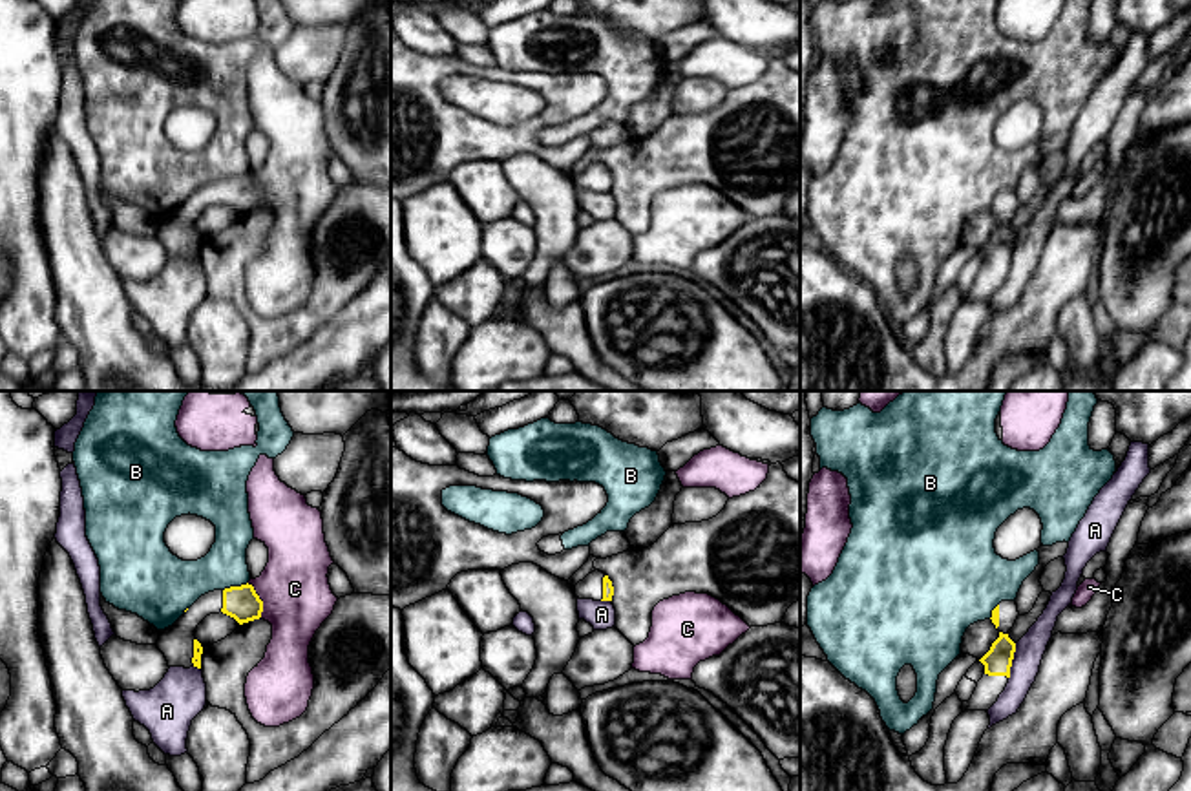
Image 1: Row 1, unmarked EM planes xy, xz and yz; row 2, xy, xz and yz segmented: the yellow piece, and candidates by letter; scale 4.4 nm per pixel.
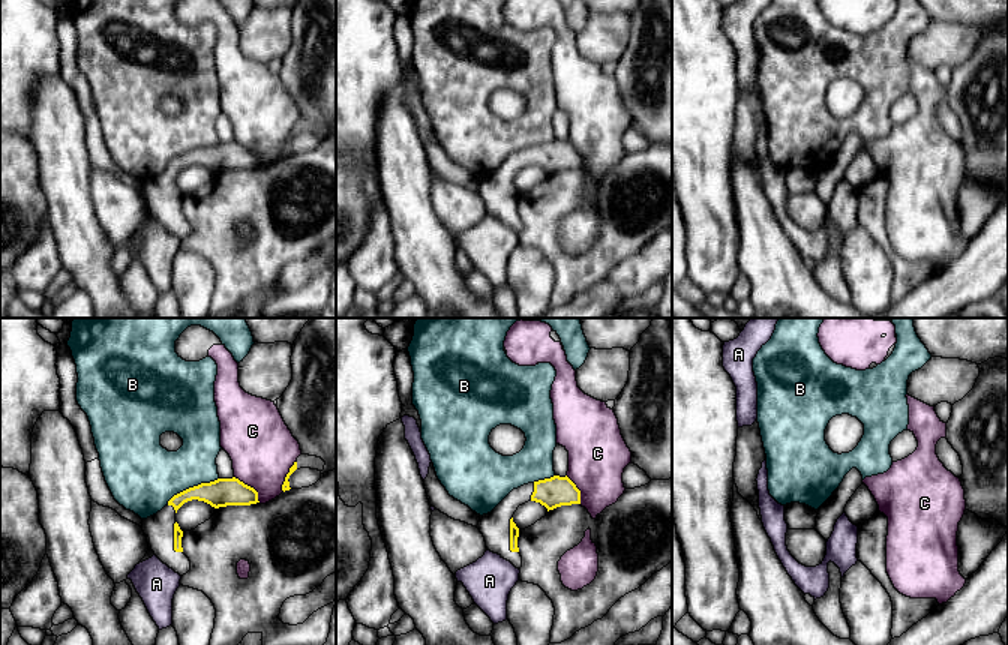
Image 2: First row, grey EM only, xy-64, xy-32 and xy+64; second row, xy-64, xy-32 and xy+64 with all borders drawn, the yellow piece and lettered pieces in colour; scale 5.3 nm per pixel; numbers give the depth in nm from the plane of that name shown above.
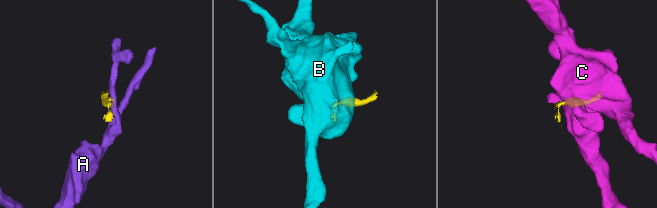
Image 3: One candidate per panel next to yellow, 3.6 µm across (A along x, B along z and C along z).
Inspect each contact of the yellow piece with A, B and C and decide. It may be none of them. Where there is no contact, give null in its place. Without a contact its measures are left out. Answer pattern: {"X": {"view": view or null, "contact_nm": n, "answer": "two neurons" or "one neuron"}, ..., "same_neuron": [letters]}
{"A": {"view": "yz", "contact_nm": 160, "answer": "two neurons"}, "B": {"view": "xy", "contact_nm": 120, "answer": "two neurons"}, "C": {"view": "xy", "contact_nm": 170, "answer": "two neurons"}, "same_neuron": []}

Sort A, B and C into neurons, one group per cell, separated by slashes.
A / B / C

